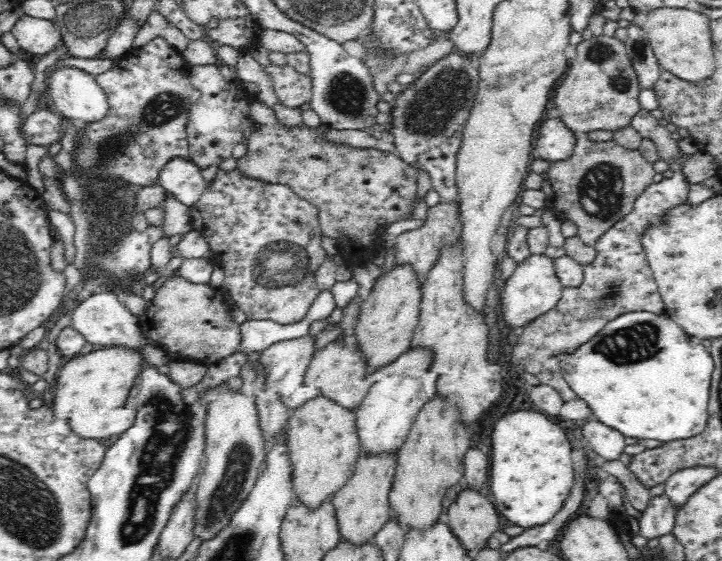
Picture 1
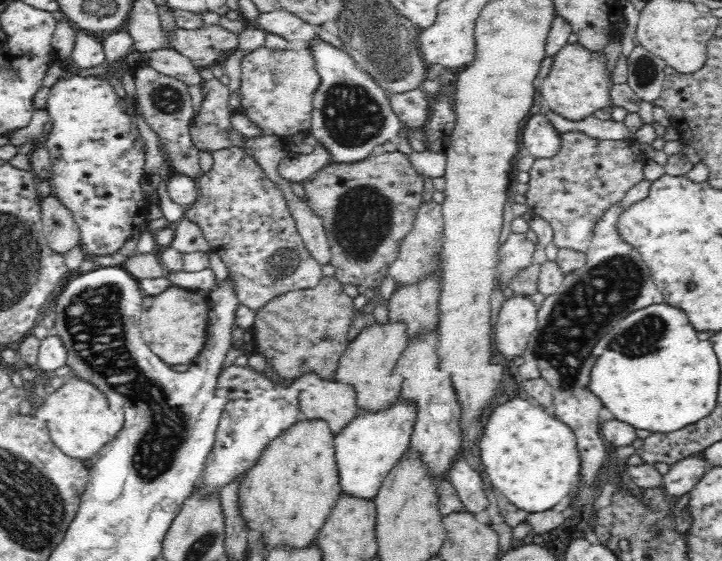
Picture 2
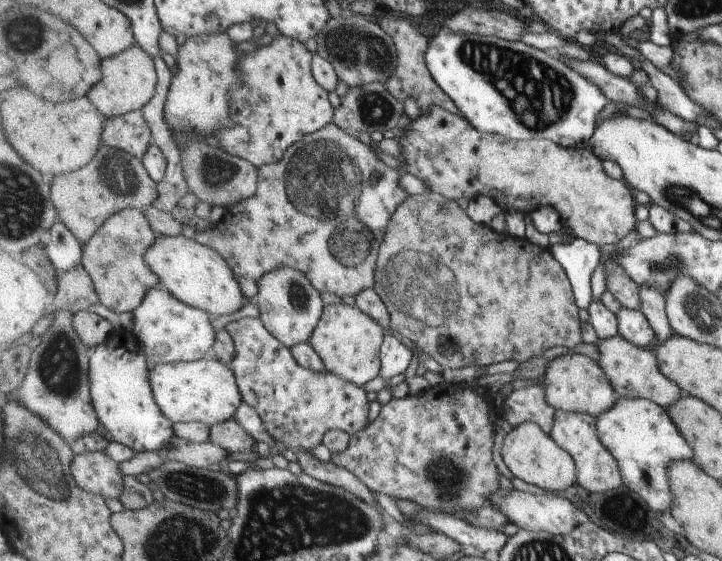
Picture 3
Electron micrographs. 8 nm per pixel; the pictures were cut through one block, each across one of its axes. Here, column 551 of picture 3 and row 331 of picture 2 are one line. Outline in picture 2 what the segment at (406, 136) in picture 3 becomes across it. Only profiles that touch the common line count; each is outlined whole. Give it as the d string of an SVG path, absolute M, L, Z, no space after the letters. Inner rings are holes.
M168 288L154 296L143 296L141 338L166 365L193 365L207 340L208 292L202 289Z

